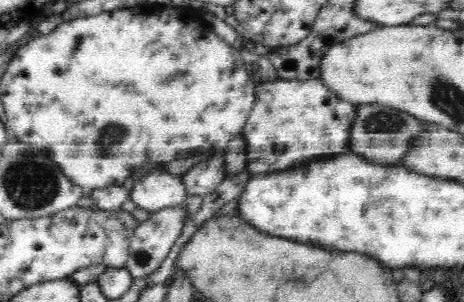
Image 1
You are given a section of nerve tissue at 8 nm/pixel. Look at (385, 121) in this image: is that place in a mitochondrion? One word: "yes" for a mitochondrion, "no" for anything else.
yes

